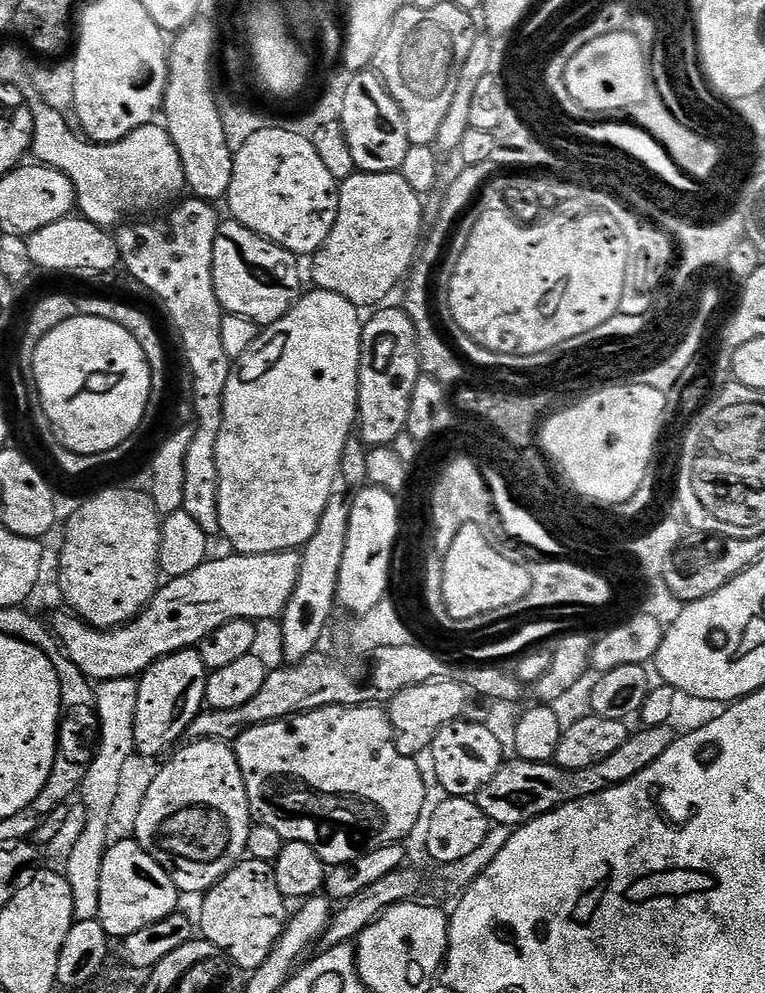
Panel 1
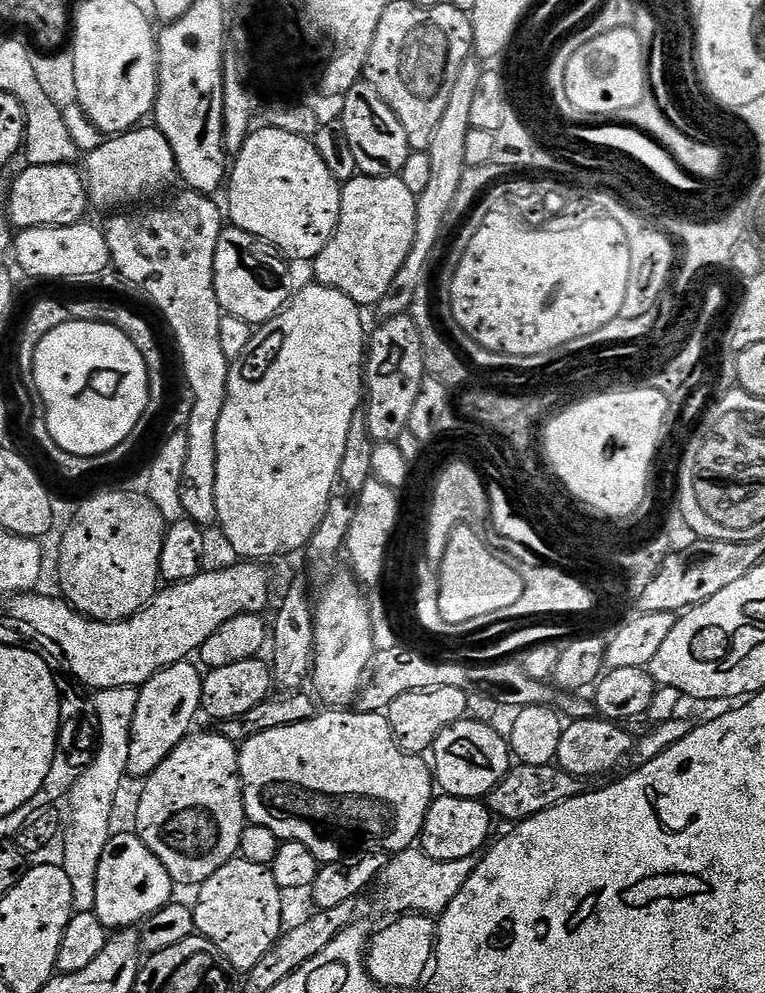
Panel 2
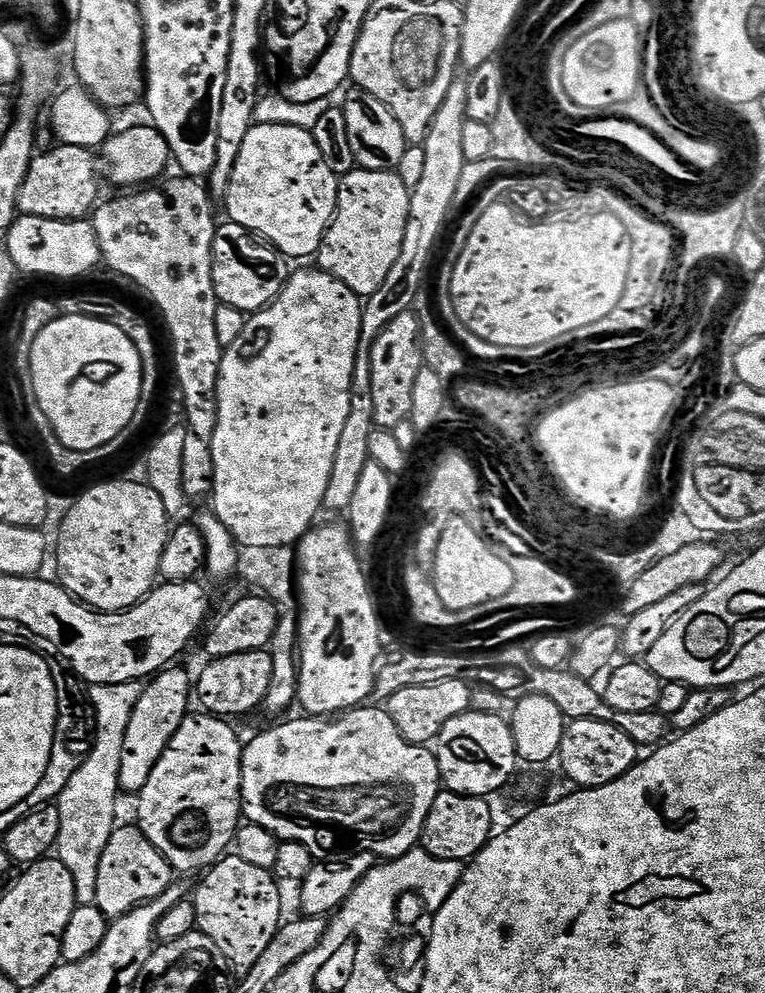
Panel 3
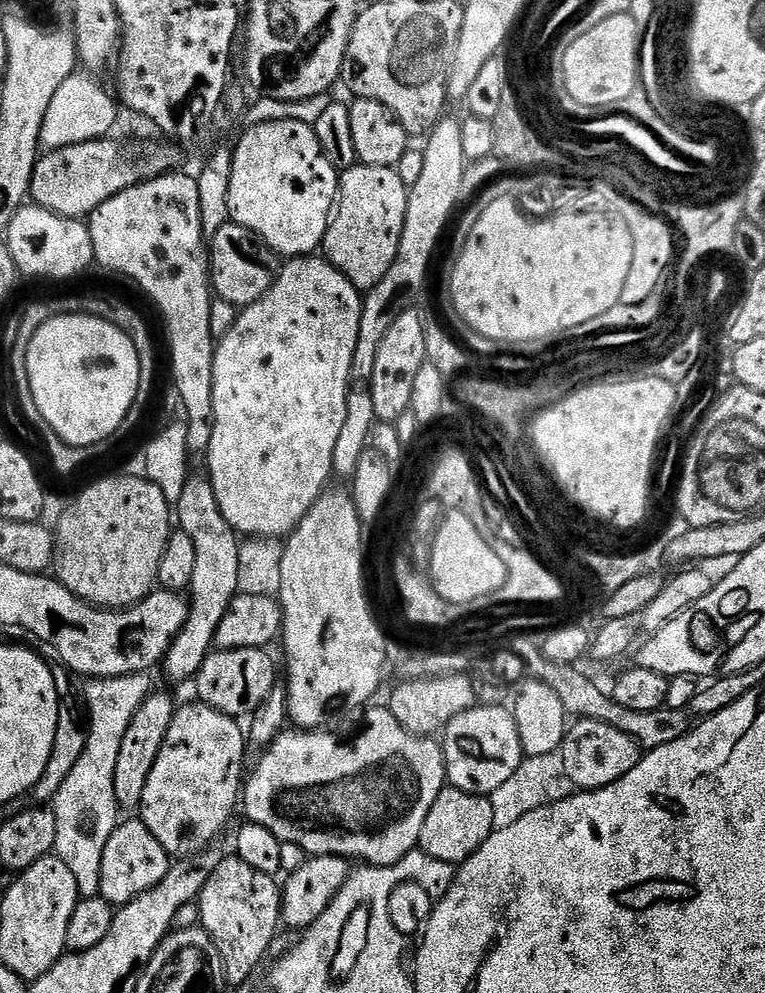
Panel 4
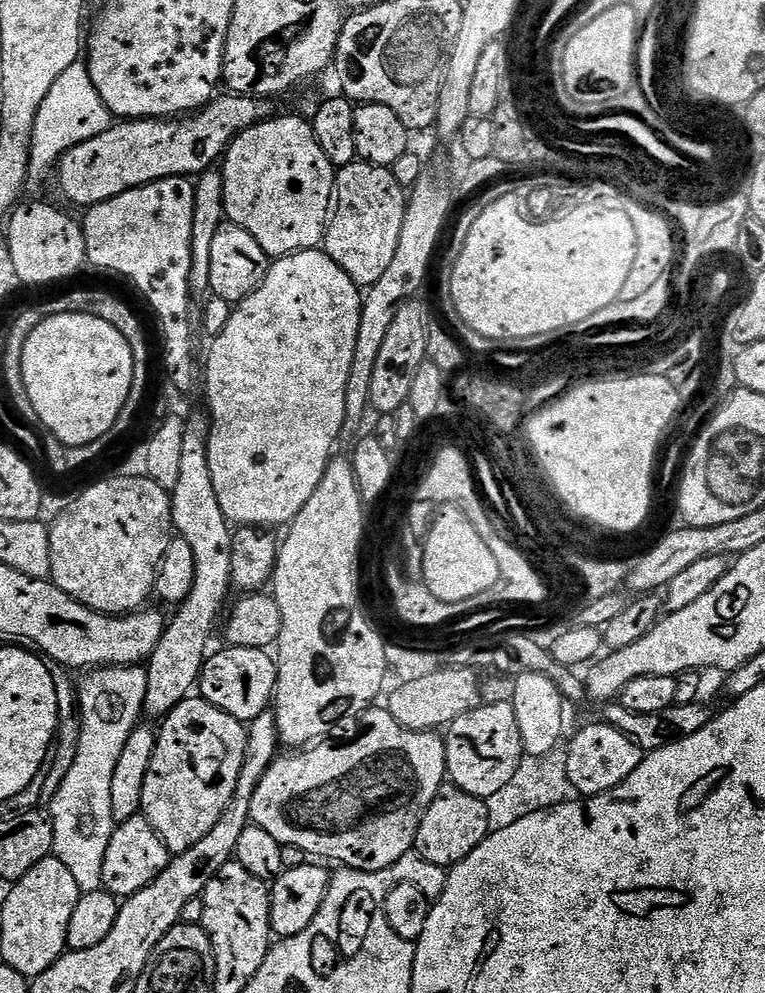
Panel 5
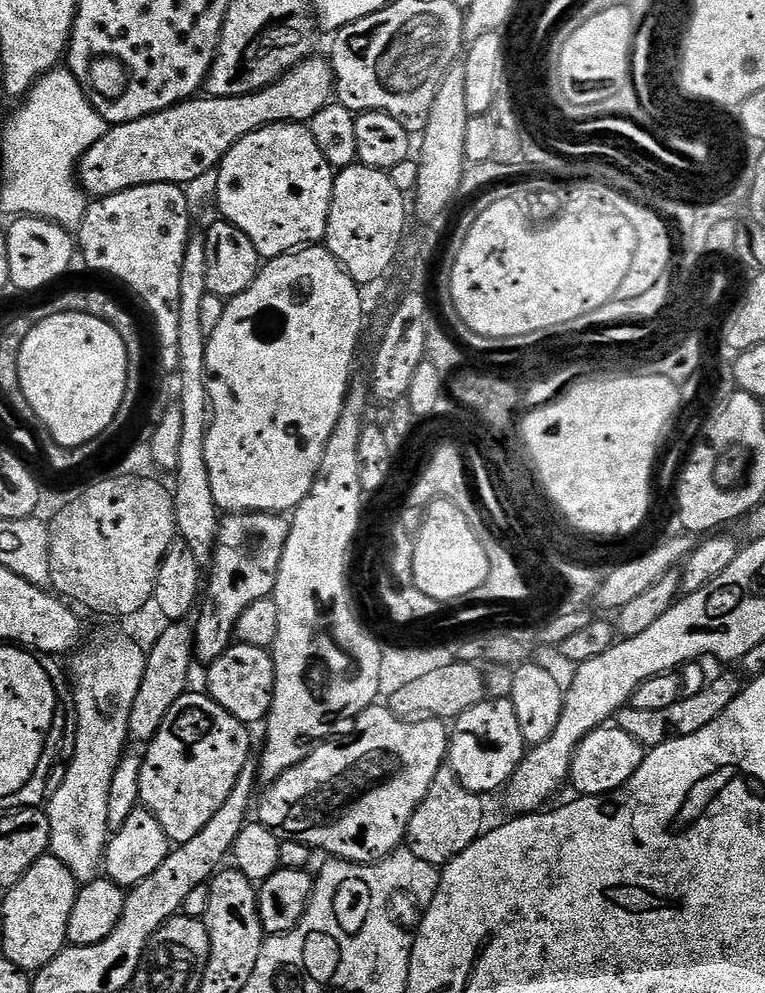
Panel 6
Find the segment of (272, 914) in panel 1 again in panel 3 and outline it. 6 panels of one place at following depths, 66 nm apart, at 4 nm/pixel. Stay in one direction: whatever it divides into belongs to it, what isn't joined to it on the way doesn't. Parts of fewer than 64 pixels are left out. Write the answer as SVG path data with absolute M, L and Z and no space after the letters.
M235 854L225 855L217 860L203 873L202 879L204 881L197 886L196 896L194 895L197 929L202 934L206 934L206 938L210 938L210 942L214 942L214 946L218 946L218 950L222 950L229 965L237 973L249 972L254 966L254 962L258 962L258 958L262 958L262 954L266 954L266 946L270 946L274 934L282 923L282 917L280 917L281 885L269 869L254 866L251 862L242 862L242 858Z

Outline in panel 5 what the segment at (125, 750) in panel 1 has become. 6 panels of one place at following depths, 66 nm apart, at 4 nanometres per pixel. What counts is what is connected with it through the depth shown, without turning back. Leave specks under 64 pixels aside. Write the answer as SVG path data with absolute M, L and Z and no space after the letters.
M105 666L93 668L84 681L78 684L80 706L80 737L76 757L63 773L60 785L52 796L50 819L54 838L54 855L70 870L81 893L103 889L102 862L106 858L106 846L114 831L110 810L110 781L118 767L118 757L126 747L126 738L141 723L146 698L146 674L144 666Z

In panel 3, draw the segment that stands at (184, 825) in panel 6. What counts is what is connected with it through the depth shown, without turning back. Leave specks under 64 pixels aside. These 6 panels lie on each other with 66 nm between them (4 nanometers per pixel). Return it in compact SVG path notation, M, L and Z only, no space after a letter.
M190 714L178 726L178 734L170 738L158 766L150 774L150 782L142 786L136 804L138 827L166 858L177 873L203 873L233 847L236 832L242 823L240 779L242 778L242 740L236 737L227 719L211 714Z

